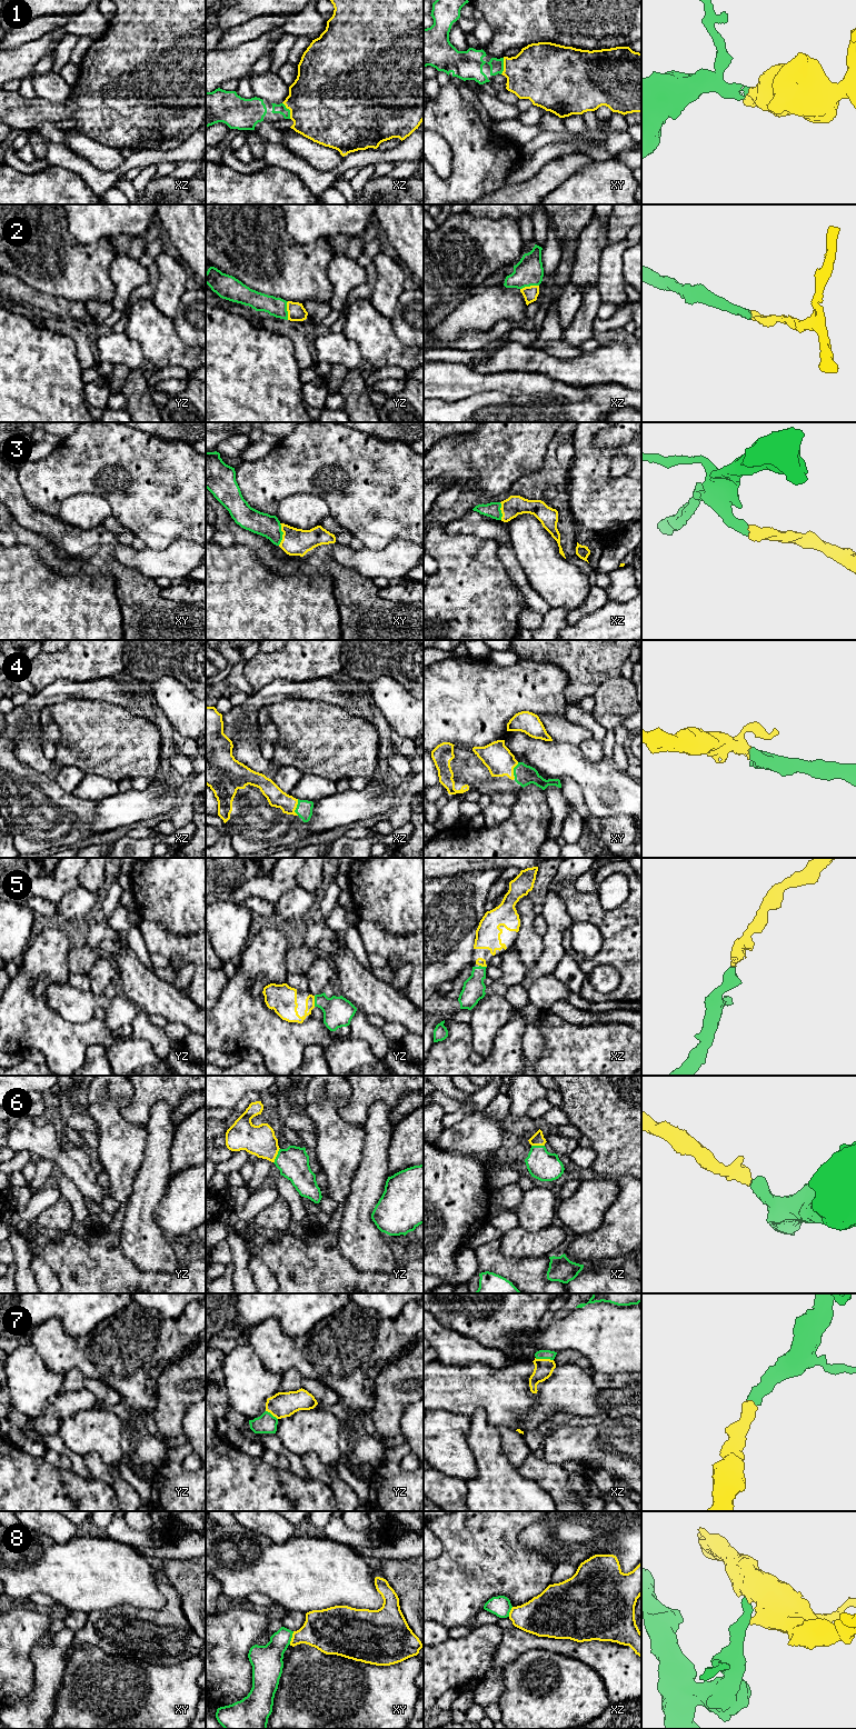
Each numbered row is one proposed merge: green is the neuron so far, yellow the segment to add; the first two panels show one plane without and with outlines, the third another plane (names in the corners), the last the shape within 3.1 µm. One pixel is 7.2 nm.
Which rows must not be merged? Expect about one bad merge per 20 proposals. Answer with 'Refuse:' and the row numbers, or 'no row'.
Refuse: 8

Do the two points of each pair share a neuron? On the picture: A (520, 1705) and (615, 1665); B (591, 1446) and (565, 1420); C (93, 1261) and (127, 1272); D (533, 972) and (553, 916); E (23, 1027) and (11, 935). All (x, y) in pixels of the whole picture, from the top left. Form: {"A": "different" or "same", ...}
{"A": "different", "B": "different", "C": "same", "D": "same", "E": "different"}

